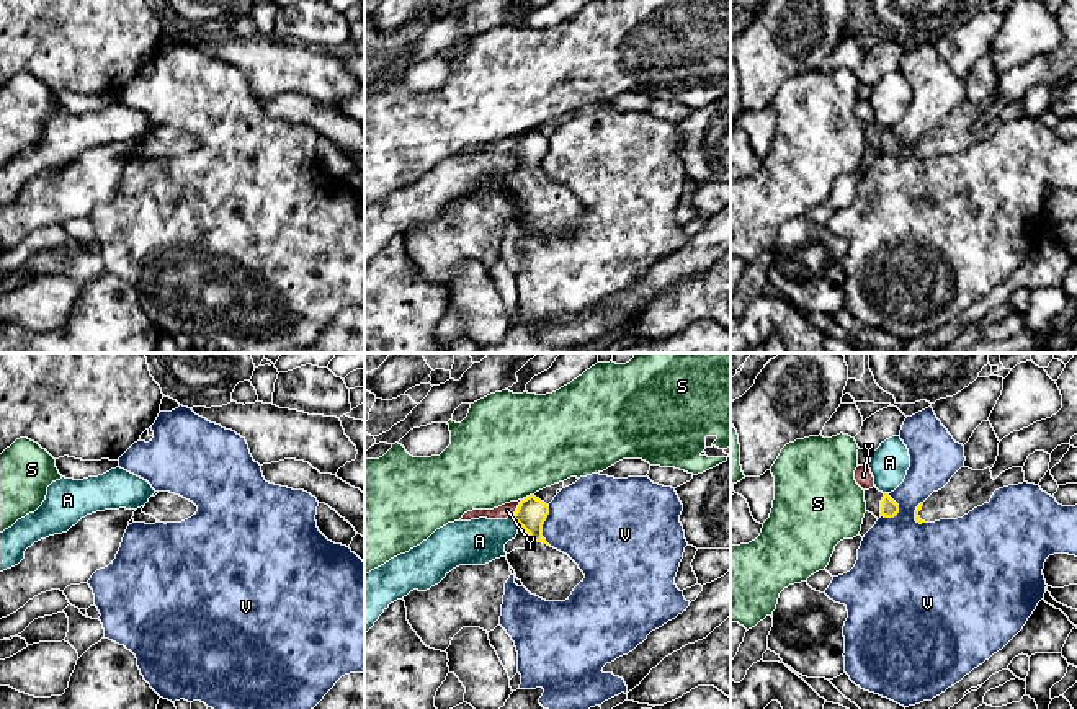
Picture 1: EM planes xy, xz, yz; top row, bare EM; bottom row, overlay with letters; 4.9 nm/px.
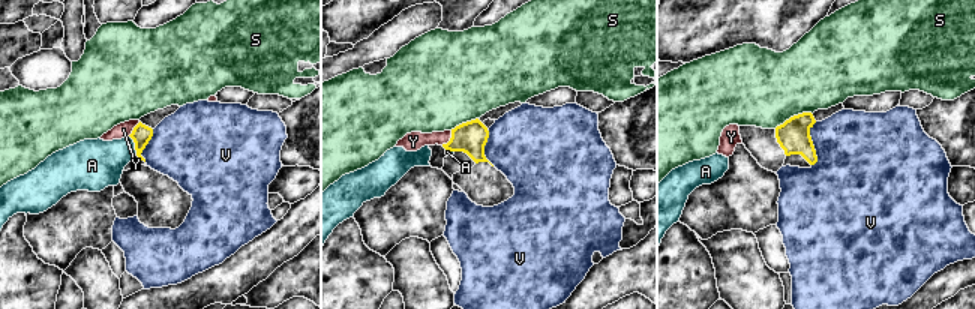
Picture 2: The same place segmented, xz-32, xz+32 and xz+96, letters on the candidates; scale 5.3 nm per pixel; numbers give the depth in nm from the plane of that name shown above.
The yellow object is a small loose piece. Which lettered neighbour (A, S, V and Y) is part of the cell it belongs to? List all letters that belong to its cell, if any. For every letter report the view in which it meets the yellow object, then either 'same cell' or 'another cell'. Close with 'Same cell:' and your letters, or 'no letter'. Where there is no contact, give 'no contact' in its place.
A: xz | another cell
S: xz | another cell
V: xz | another cell
Y: xz | another cell
Same cell: no letter

